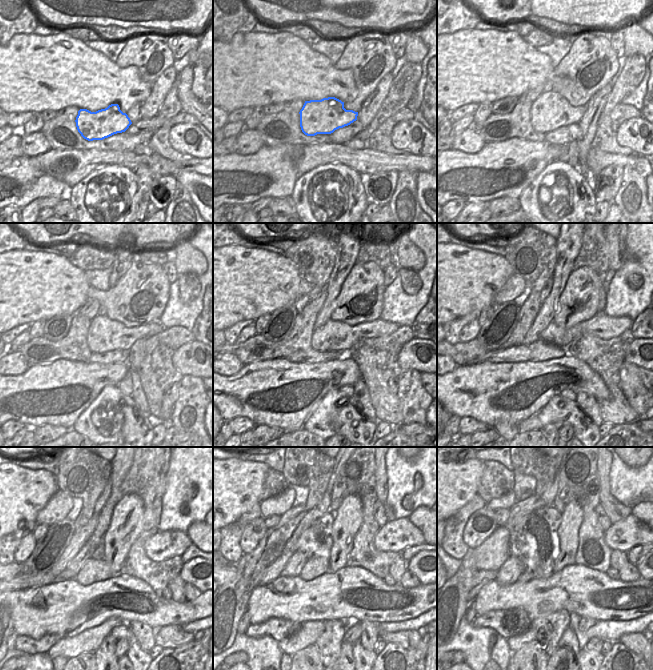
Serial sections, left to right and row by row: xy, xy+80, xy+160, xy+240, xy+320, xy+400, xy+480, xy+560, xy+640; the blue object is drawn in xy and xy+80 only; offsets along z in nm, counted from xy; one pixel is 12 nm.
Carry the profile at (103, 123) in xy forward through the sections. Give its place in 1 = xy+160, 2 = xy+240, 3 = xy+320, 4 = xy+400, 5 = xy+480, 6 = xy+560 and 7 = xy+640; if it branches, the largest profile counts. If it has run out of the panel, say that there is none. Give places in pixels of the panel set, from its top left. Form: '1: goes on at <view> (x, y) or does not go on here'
1: goes on at xy+160 (550, 111)
2: goes on at xy+240 (104, 334)
3: goes on at xy+320 (335, 336)
4: goes on at xy+400 (602, 325)
5: goes on at xy+480 (161, 546)
6: goes on at xy+560 (395, 536)
7: goes on at xy+640 (629, 532)

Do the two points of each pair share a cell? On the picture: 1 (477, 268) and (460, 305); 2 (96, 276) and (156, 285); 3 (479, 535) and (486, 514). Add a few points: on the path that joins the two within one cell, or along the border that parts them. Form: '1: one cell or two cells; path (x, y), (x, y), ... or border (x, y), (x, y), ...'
1: one cell; path (469, 277), (460, 286), (460, 296)
2: two cells; border (90, 285), (99, 289), (108, 289), (110, 287)
3: one cell; path (479, 530), (479, 526), (484, 519)

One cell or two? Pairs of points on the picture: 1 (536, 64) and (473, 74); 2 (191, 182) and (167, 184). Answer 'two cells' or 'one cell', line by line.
1: one cell
2: two cells

